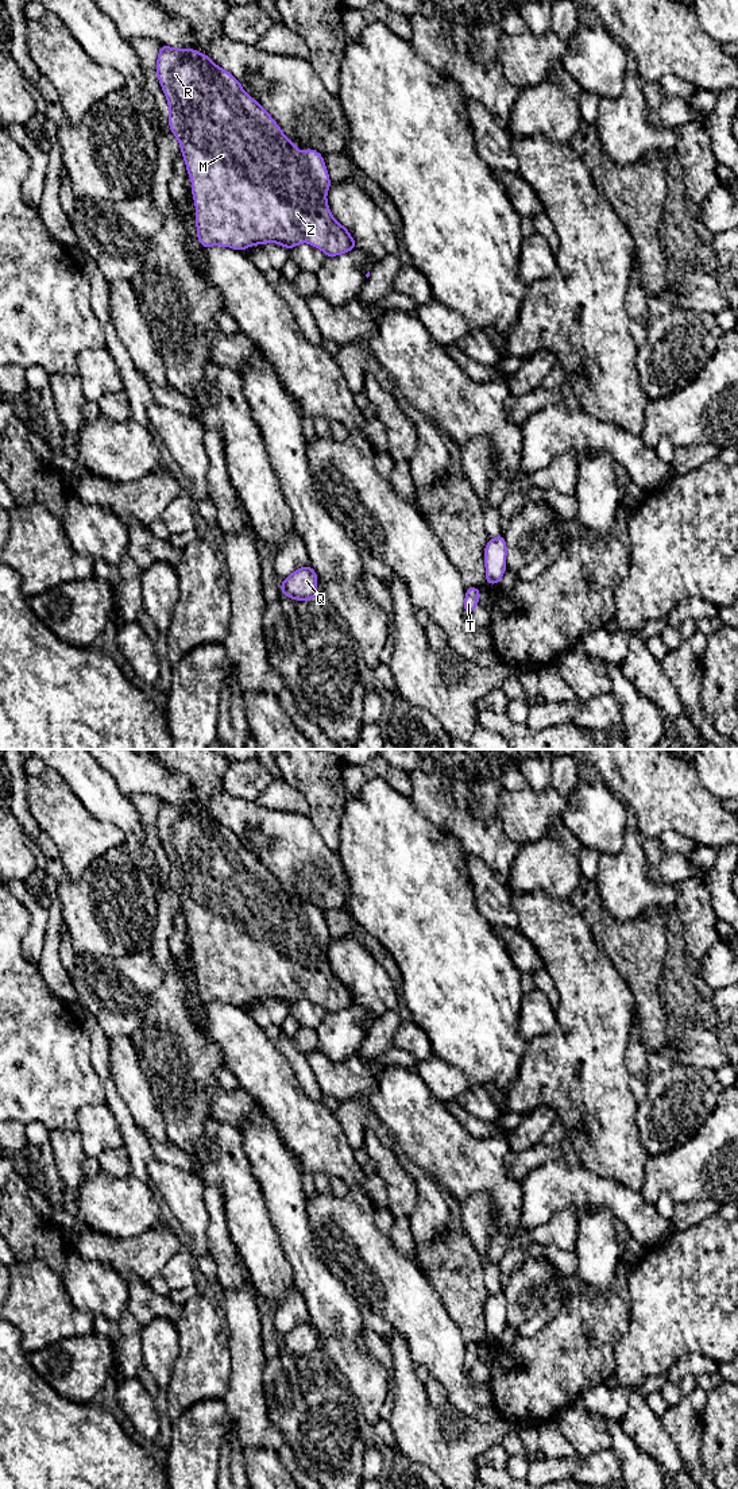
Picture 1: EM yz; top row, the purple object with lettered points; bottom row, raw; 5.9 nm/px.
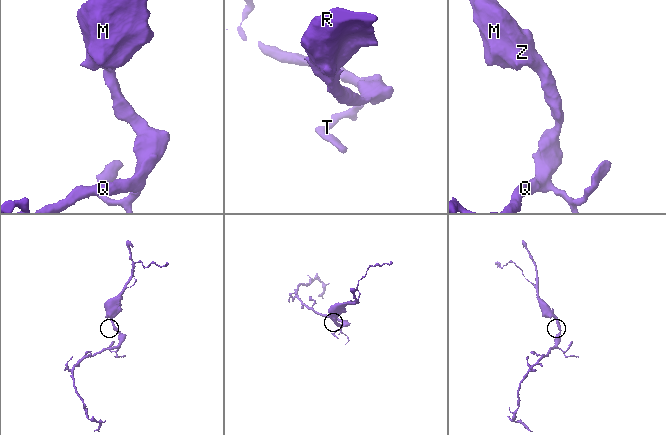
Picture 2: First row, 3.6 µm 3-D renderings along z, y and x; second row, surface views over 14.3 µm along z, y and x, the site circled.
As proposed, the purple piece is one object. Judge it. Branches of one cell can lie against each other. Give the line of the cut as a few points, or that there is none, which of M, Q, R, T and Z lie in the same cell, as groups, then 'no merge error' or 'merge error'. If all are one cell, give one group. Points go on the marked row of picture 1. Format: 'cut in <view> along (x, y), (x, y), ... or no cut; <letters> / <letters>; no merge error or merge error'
no cut; M Q R T Z; no merge error

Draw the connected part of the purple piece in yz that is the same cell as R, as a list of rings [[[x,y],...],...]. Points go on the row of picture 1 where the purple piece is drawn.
[[[162,45],[157,74],[169,101],[169,126],[181,144],[192,180],[197,238],[204,248],[219,244],[243,251],[255,244],[278,243],[290,250],[306,242],[327,256],[336,256],[358,247],[348,229],[333,219],[328,207],[327,192],[332,182],[322,155],[312,148],[305,148],[301,154],[268,112],[244,92],[229,72],[194,49]]]

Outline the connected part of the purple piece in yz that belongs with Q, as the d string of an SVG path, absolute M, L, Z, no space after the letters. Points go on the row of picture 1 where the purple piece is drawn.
M309 566L301 567L281 585L282 594L298 601L309 601L317 598L317 575Z

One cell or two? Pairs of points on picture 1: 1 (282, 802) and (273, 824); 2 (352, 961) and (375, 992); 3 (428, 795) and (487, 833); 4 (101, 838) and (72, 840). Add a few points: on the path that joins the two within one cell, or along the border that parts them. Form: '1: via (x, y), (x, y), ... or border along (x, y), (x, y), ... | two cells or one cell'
1: border along (255, 801), (263, 807), (297, 811), (306, 817) | two cells
2: via (359, 969), (370, 984) | one cell
3: via (443, 805), (472, 832) | one cell
4: via (95, 838), (78, 838) | one cell

